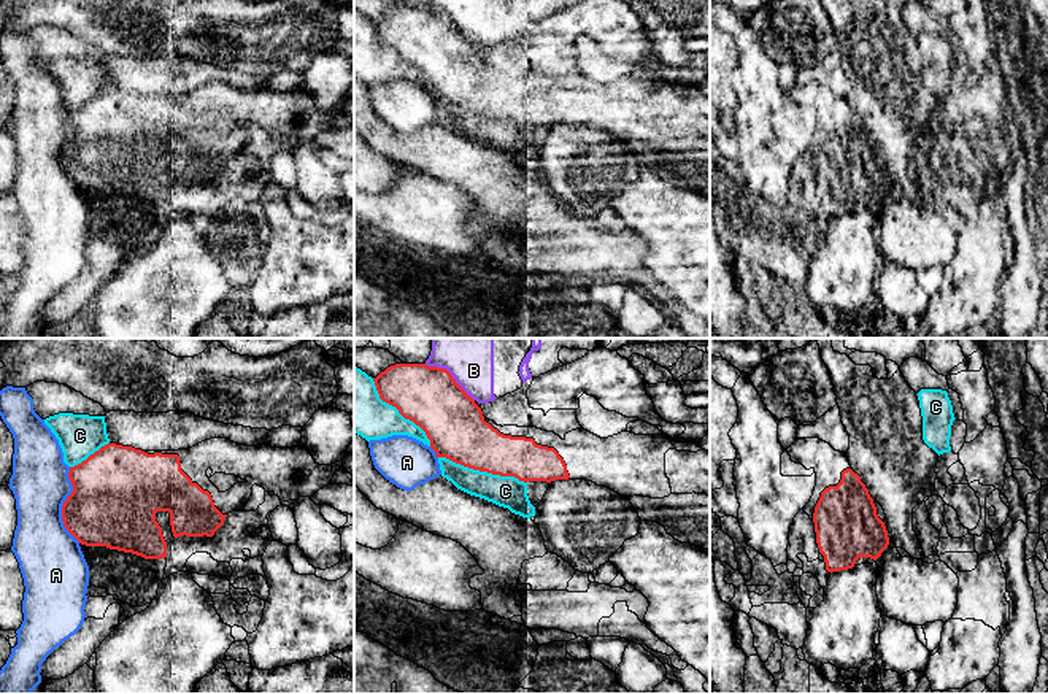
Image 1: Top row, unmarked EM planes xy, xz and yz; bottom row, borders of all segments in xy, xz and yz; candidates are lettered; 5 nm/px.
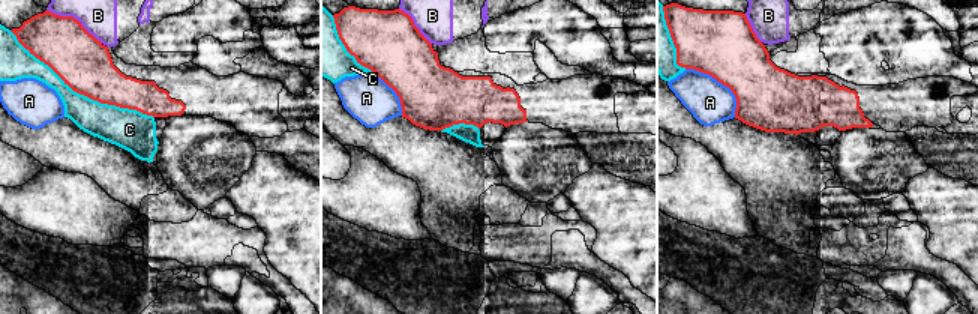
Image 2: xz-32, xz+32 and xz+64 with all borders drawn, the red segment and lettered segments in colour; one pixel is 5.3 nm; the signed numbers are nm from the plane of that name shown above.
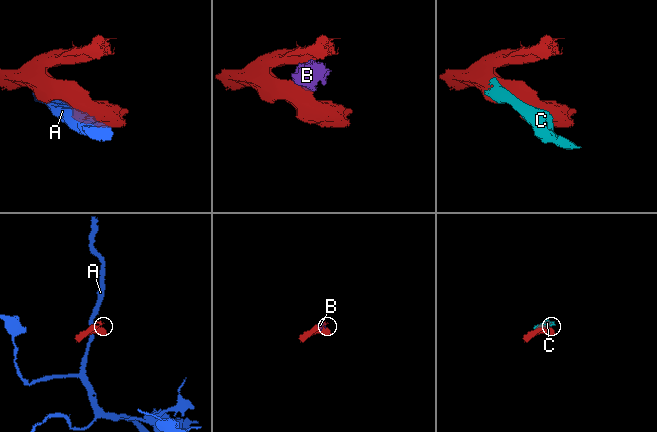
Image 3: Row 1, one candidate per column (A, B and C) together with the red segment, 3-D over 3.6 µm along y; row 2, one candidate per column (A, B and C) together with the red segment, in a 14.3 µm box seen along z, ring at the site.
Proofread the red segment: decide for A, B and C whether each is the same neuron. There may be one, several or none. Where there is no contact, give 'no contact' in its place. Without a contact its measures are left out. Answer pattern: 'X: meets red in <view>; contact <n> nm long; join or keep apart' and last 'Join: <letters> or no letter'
A: meets red in xy; contact 380 nm long; keep apart
B: meets red in xz; contact 320 nm long; keep apart
C: meets red in xz; contact 460 nm long; keep apart
Join: no letter

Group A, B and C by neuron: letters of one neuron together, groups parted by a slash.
A / B / C

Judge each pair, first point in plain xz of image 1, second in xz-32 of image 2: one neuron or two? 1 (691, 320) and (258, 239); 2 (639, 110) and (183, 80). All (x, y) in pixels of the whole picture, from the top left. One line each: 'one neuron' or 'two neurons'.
1: one neuron
2: one neuron

